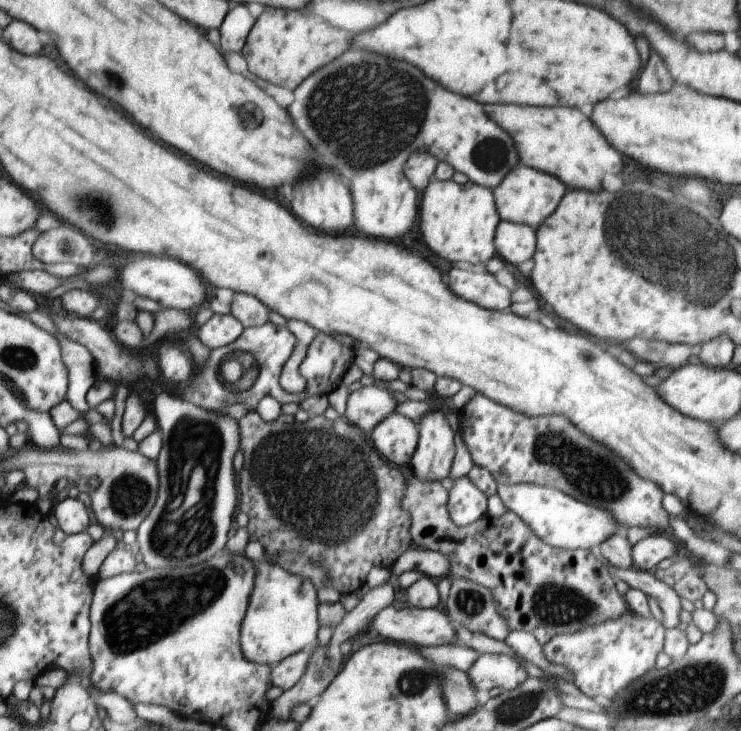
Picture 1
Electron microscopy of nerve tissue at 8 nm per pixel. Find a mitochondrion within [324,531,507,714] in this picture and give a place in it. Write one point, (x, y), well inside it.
(413, 683)

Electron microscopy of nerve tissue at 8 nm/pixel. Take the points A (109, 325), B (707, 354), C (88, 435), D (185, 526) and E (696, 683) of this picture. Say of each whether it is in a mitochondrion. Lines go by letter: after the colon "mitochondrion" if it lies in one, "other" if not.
A: other
B: other
C: other
D: mitochondrion
E: mitochondrion

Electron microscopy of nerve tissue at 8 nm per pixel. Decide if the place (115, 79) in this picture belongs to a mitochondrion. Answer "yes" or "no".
no

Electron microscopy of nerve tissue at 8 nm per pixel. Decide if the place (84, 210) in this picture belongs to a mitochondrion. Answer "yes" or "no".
yes

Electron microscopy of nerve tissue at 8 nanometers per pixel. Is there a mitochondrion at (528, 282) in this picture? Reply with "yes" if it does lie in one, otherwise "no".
no

